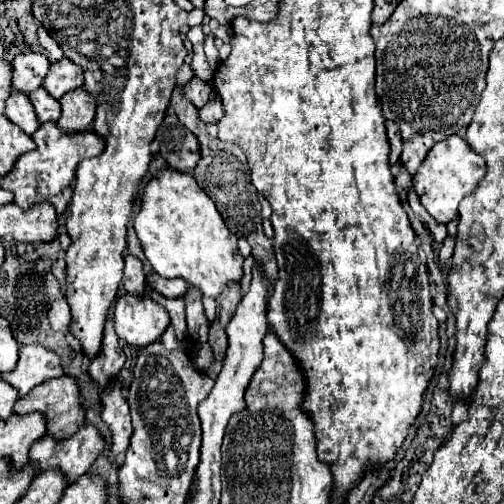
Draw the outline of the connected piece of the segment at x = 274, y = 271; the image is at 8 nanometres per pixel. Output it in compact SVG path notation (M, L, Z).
M184 64L178 74L176 74L176 88L172 92L172 100L170 106L174 108L178 120L192 130L192 134L196 134L196 138L200 140L200 152L202 158L196 166L194 178L198 182L198 186L212 198L212 202L216 204L218 212L222 214L226 226L236 234L236 236L244 236L248 240L248 244L252 246L252 256L256 258L256 262L264 268L264 274L270 278L270 282L278 276L278 268L276 268L276 258L272 252L272 238L268 238L262 230L262 214L260 214L260 202L258 202L258 192L252 186L250 178L248 178L248 164L246 164L246 156L244 152L228 142L222 142L218 138L212 138L206 132L206 124L200 122L198 118L198 110L196 106L182 94L184 86L194 78L192 74L192 66Z

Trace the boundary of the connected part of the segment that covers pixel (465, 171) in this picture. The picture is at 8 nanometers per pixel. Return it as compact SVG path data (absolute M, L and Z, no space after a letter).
M450 136L432 146L426 160L412 176L412 184L420 196L420 202L426 208L426 212L438 224L448 224L458 216L460 200L466 198L468 194L472 194L472 190L476 190L476 186L480 184L484 174L486 174L484 158L476 156L470 150L470 146L466 144L466 140L462 140L460 136Z

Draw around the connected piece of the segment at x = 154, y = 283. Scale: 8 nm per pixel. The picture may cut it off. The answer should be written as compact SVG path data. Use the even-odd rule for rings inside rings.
M150 274L148 276L148 286L162 294L164 298L168 300L176 300L176 298L184 298L186 290L188 290L188 284L182 280L182 278L172 278L172 280L166 280L166 278L160 278L158 274Z

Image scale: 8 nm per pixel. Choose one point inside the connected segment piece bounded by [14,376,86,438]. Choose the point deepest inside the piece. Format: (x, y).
(60, 399)

